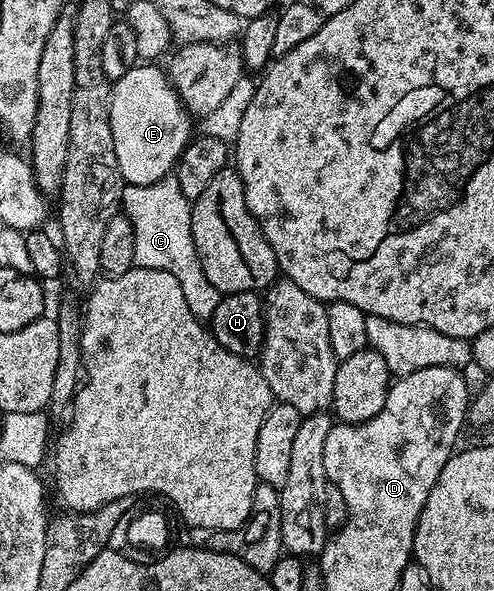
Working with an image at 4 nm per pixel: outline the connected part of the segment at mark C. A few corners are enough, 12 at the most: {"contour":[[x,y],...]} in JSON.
{"contour":[[176,176],[126,185],[138,269],[171,271],[203,323],[222,293],[203,275]]}

